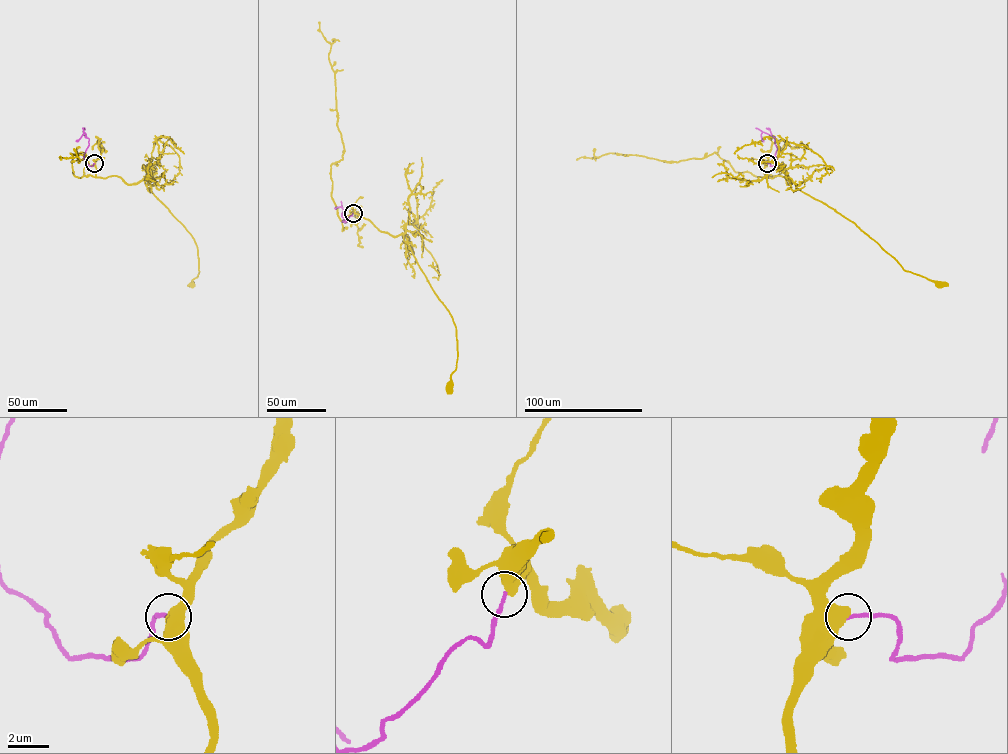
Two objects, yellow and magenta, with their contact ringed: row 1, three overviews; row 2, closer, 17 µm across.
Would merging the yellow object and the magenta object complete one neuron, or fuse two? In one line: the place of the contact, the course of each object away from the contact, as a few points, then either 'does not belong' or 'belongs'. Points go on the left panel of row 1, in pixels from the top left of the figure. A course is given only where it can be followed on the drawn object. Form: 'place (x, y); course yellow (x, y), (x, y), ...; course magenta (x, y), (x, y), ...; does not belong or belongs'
place (94, 163); course yellow (94, 163), (96, 177), (117, 175), (130, 184), (144, 179), (190, 233), (199, 260), (199, 273), (191, 285); course magenta (94, 163), (88, 166), (84, 161), (89, 139), (84, 132), (77, 141); does not belong

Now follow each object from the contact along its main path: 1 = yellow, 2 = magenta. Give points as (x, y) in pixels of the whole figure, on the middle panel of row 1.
1: (353, 213), (355, 209), (381, 231), (402, 235), (448, 311), (456, 328), (457, 351), (450, 384)
2: (353, 213), (342, 222), (347, 220), (342, 208), (335, 209)

